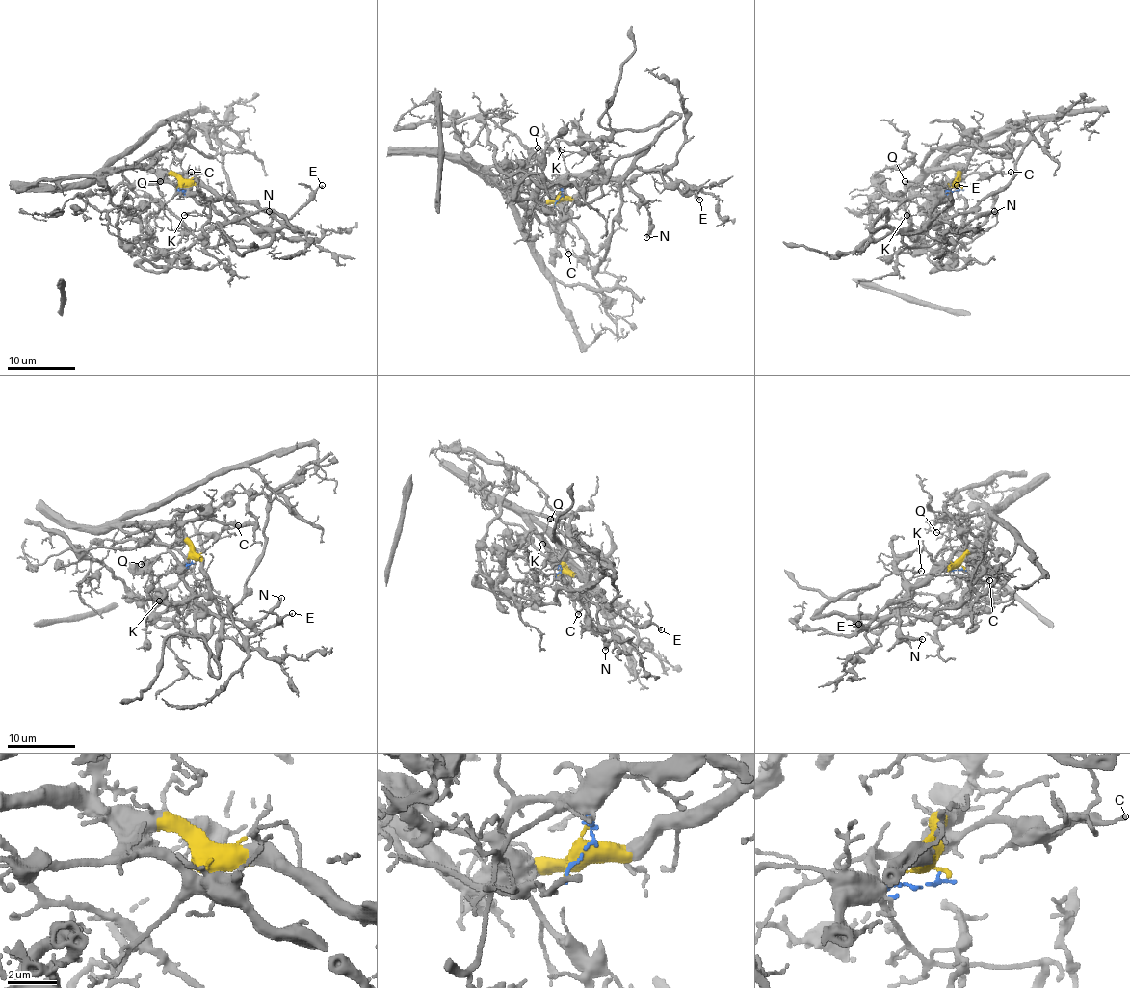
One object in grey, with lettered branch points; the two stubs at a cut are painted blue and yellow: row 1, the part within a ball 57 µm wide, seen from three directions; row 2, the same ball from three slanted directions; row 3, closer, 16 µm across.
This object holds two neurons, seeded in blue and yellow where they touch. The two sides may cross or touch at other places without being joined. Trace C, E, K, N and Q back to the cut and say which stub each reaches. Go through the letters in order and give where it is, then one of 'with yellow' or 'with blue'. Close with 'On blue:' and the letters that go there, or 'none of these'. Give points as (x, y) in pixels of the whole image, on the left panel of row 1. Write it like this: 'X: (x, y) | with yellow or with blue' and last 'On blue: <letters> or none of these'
C: (191, 172) | with blue
E: (322, 185) | with yellow
K: (184, 215) | with yellow
N: (269, 211) | with yellow
Q: (160, 181) | with blue
On blue: C, Q

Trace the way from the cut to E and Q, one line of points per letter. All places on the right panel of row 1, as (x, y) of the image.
E: (960, 186), (949, 186), (937, 199), (942, 201), (930, 212), (930, 221), (951, 201), (951, 190), (958, 185)
Q: (959, 186), (954, 192), (940, 183), (923, 190), (918, 183), (905, 181)

